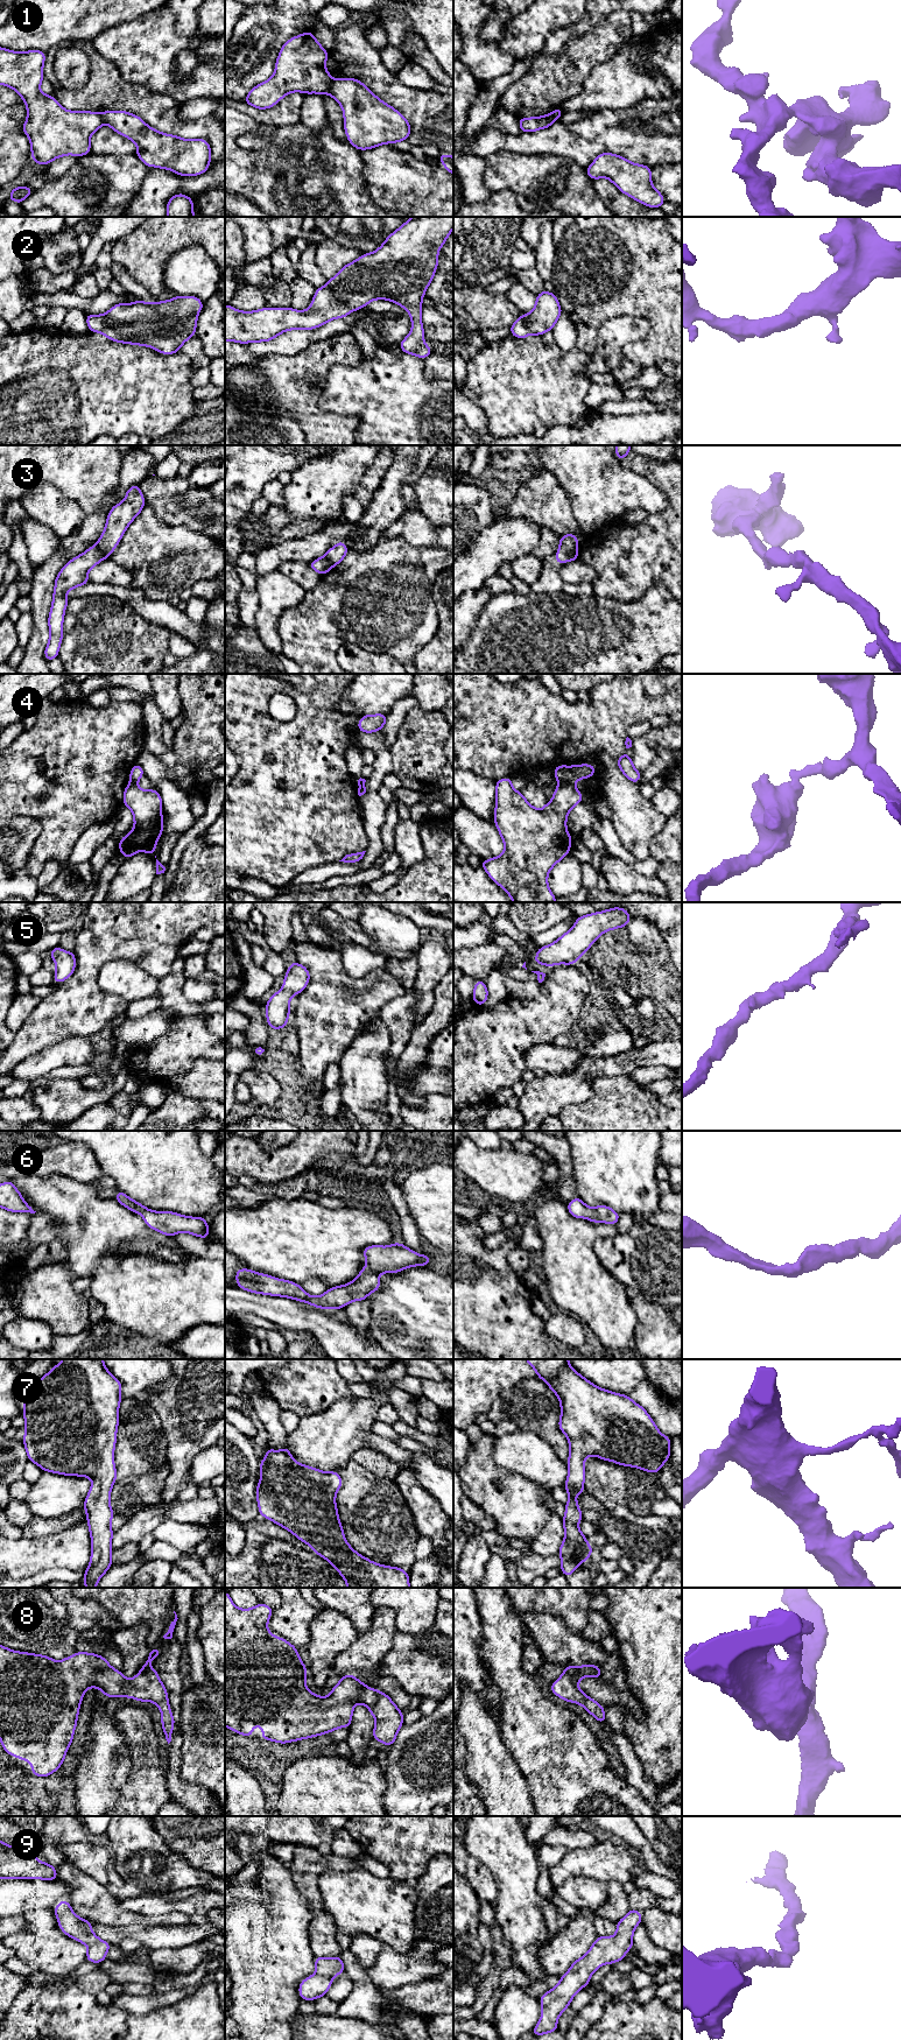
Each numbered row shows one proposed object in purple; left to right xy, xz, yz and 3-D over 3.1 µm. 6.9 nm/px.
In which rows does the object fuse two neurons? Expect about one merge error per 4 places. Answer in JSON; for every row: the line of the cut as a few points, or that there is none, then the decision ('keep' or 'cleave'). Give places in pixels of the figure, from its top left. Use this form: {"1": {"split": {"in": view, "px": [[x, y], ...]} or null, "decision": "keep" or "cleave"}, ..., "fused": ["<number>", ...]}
{"1": {"split": {"in": "xz", "px": [[332, 81], [326, 92]]}, "decision": "cleave"}, "2": {"split": null, "decision": "keep"}, "3": {"split": {"in": "yz", "px": [[576, 548], [565, 561]]}, "decision": "cleave"}, "4": {"split": {"in": "yz", "px": [[560, 782], [570, 782], [572, 785]]}, "decision": "cleave"}, "5": {"split": null, "decision": "keep"}, "6": {"split": null, "decision": "keep"}, "7": {"split": null, "decision": "keep"}, "8": {"split": null, "decision": "keep"}, "9": {"split": null, "decision": "keep"}, "fused": ["1", "3", "4"]}

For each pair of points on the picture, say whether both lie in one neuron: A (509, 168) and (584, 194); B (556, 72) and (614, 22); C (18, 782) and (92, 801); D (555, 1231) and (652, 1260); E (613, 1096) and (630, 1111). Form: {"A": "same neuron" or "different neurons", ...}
{"A": "same neuron", "B": "same neuron", "C": "same neuron", "D": "different neurons", "E": "same neuron"}

